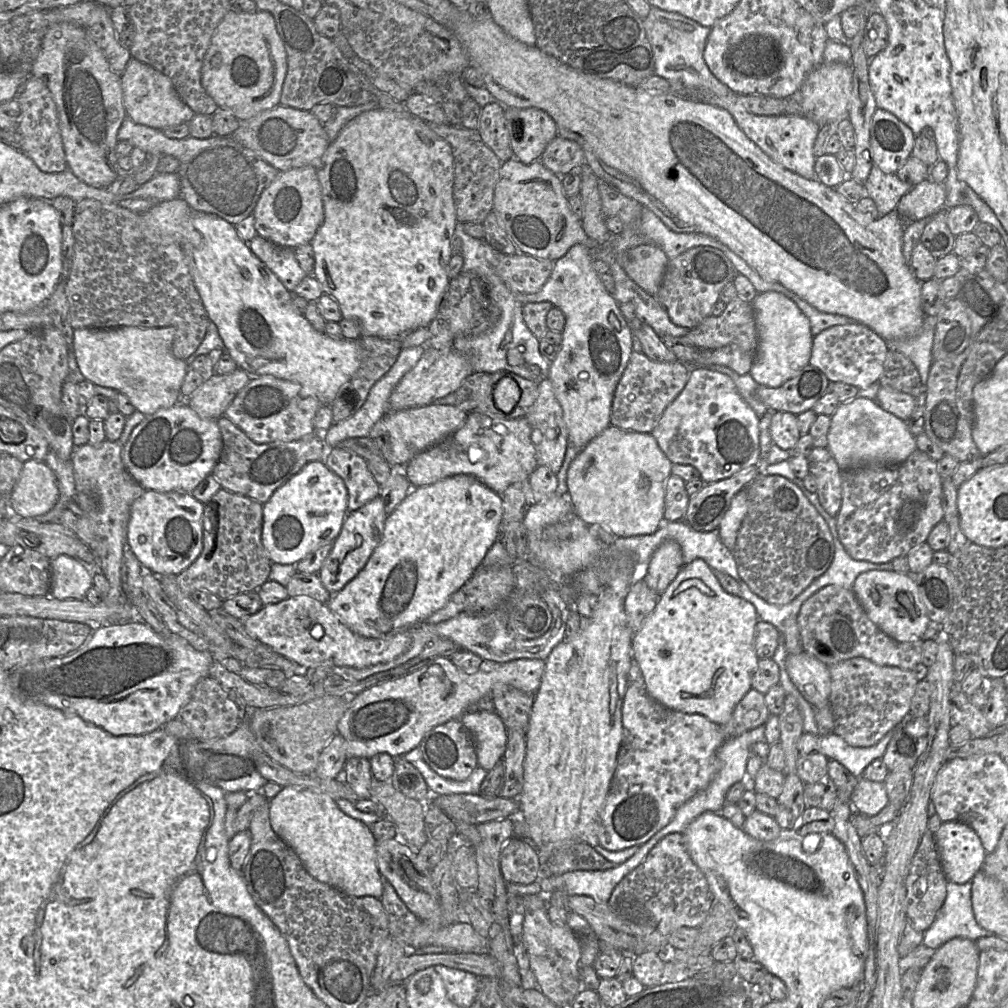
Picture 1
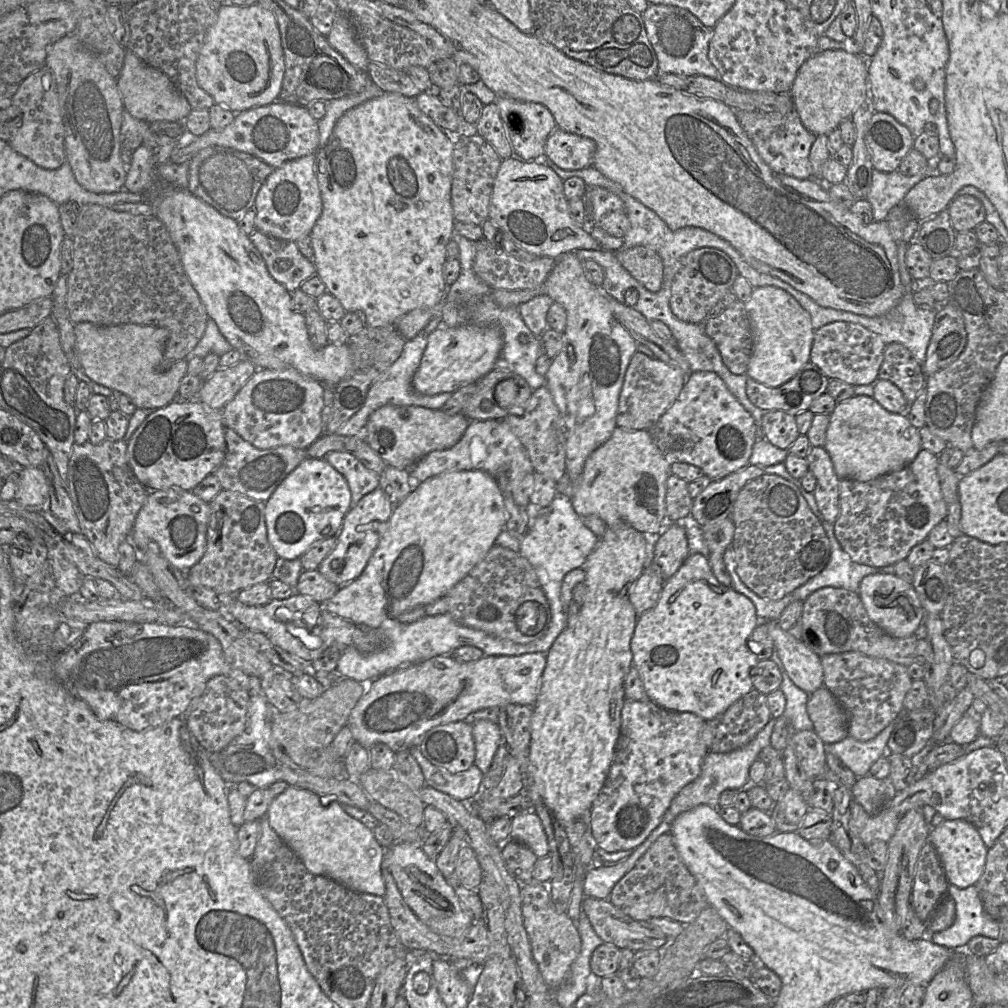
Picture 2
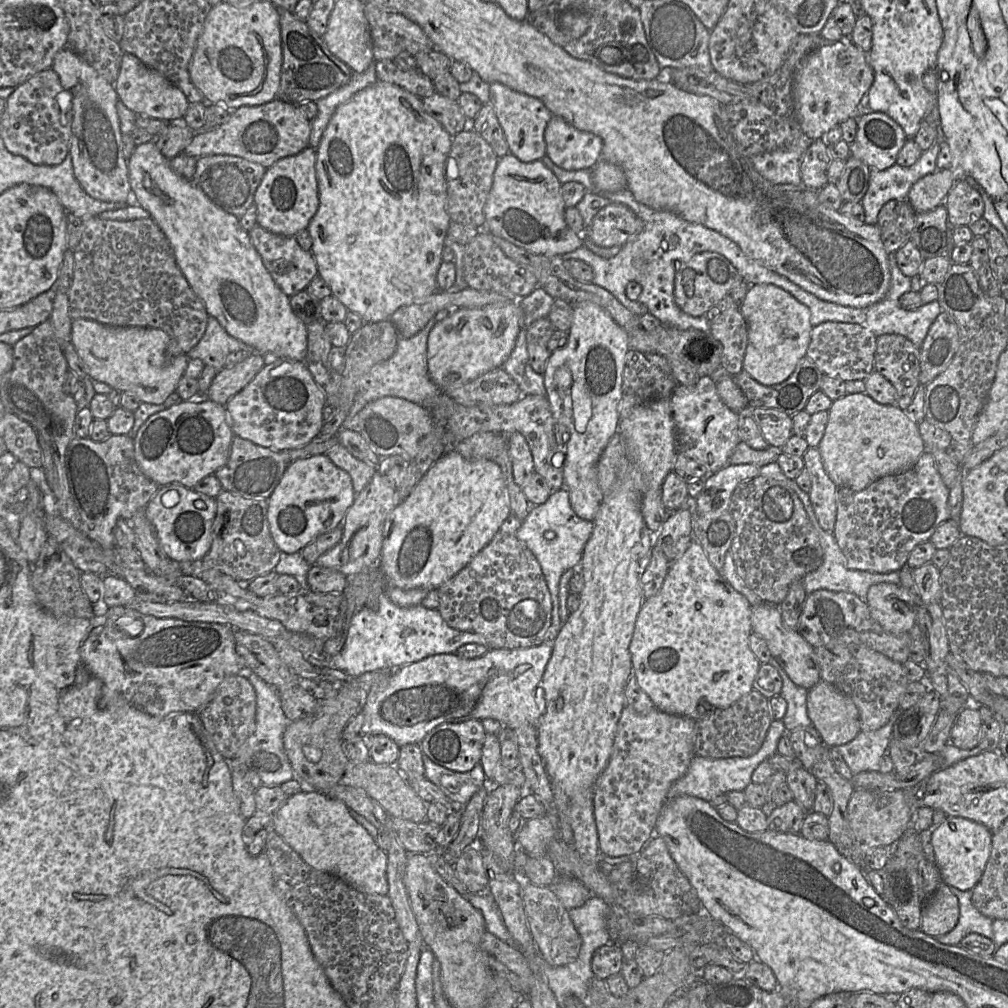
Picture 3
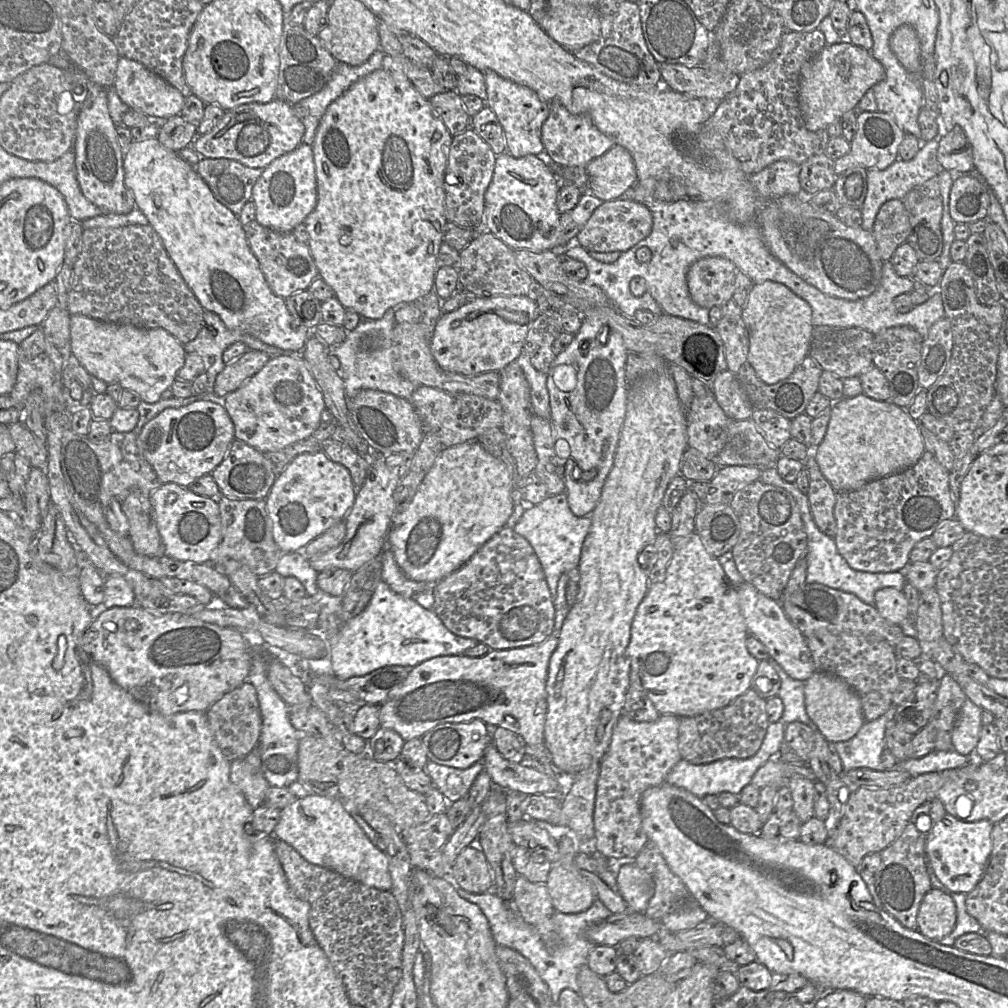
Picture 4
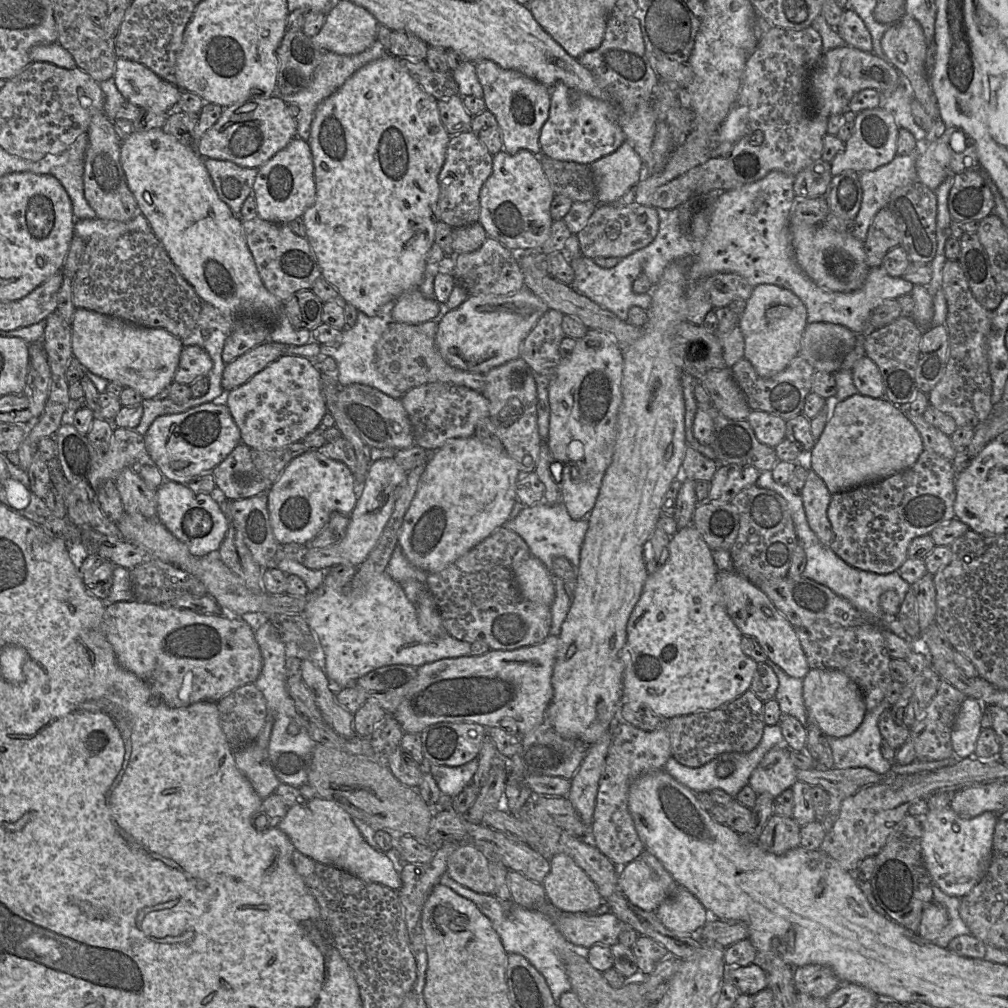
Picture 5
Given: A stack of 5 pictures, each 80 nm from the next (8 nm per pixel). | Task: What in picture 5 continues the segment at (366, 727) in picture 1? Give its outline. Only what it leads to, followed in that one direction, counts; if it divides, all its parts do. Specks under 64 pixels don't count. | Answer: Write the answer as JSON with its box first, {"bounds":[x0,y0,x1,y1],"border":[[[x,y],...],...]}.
{"bounds":[392,635,559,736],"border":[[[548,635],[542,642],[513,650],[490,649],[483,655],[468,655],[445,658],[421,665],[413,685],[392,715],[404,733],[422,733],[428,726],[439,722],[473,722],[485,728],[509,729],[508,723],[516,726],[523,736],[546,720],[546,711],[553,698],[552,674],[559,648],[559,637]]]}

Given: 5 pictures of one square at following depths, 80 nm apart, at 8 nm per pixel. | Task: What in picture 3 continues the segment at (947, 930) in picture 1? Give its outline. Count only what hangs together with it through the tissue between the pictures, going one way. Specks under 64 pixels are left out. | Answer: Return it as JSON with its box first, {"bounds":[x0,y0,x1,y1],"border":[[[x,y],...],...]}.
{"bounds":[936,886,993,945],"border":[[[948,886],[949,890],[957,897],[959,905],[959,917],[955,927],[948,933],[940,935],[936,940],[946,945],[958,945],[960,941],[970,933],[977,933],[989,939],[993,939],[993,921],[981,914],[972,904],[972,890],[961,891]]]}

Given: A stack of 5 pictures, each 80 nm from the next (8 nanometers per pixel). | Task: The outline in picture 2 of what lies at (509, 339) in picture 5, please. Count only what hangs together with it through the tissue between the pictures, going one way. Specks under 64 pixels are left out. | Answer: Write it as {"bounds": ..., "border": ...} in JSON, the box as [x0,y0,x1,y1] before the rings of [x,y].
{"bounds":[412,323,503,395],"border":[[[441,323],[429,336],[420,365],[412,379],[413,388],[424,395],[452,393],[490,372],[503,348],[503,336],[496,326],[464,324],[456,327]]]}

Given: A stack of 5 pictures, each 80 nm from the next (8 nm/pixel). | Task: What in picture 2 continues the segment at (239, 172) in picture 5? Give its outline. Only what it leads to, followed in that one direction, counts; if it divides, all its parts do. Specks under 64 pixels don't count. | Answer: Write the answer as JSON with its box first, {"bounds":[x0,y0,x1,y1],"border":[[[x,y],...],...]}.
{"bounds":[187,146,274,221],"border":[[[211,146],[199,151],[188,164],[187,190],[222,215],[236,221],[243,219],[248,210],[255,209],[257,193],[274,170],[251,154],[221,146]]]}

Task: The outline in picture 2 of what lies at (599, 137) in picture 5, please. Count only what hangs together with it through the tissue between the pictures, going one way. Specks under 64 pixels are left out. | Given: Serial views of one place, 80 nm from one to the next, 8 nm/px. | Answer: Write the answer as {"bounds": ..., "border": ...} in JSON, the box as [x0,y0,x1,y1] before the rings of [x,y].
{"bounds":[544,128,595,170],"border":[[[556,128],[546,140],[544,158],[563,170],[580,170],[592,165],[595,150],[592,139]]]}

